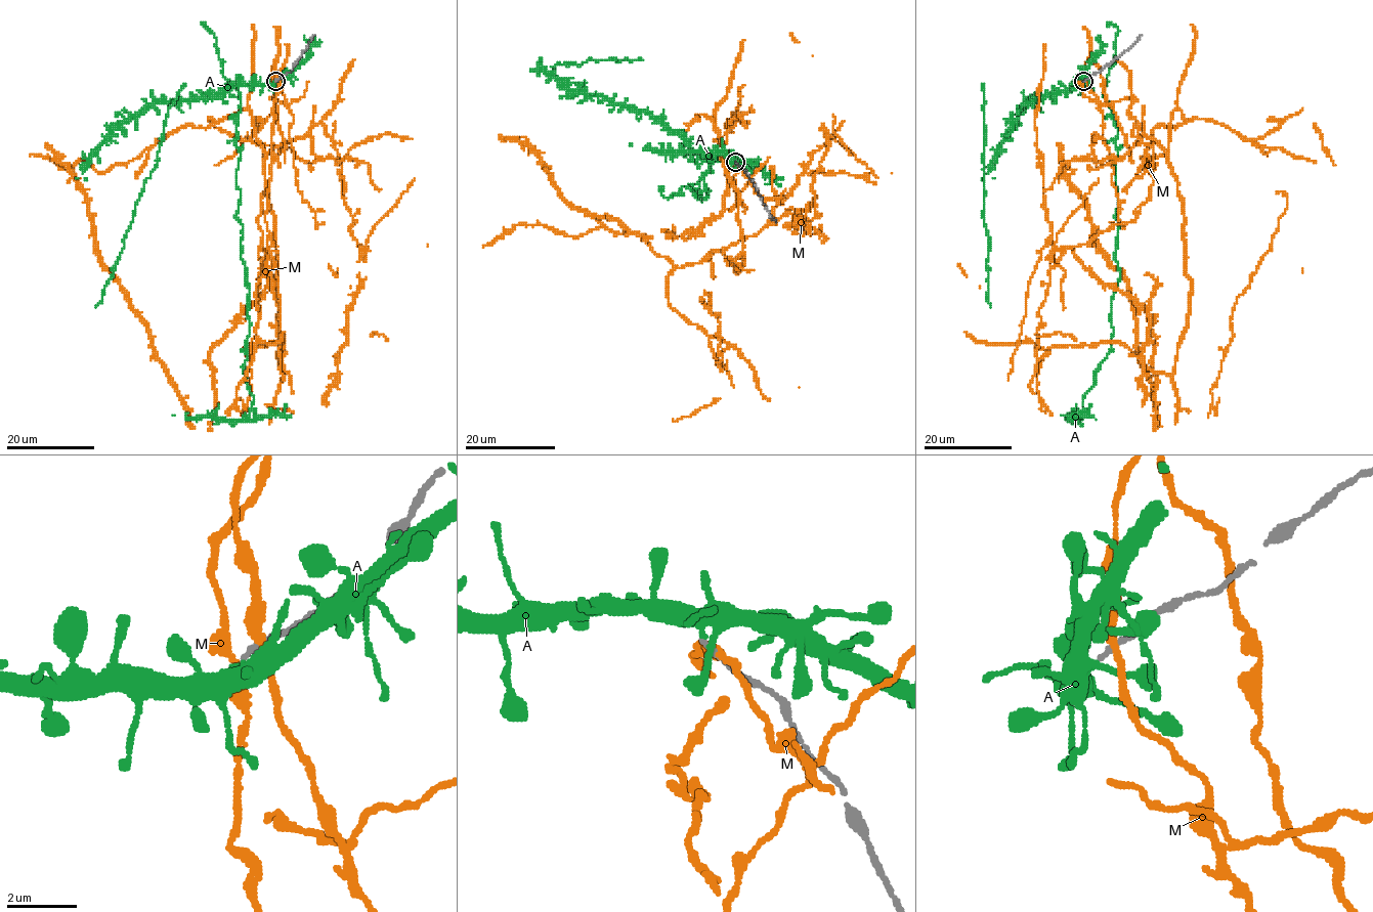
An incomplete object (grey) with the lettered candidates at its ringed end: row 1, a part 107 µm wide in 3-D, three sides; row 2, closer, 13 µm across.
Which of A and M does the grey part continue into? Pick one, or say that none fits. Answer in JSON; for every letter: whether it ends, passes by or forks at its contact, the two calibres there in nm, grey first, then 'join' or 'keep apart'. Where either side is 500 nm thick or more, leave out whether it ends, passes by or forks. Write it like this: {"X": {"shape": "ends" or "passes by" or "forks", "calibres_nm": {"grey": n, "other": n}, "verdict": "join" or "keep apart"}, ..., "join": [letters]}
{"A": {"shape": "forks", "calibres_nm": {"grey": 180, "other": 320}, "verdict": "keep apart"}, "M": {"shape": "passes by", "calibres_nm": {"grey": 220, "other": 240}, "verdict": "keep apart"}, "join": []}

